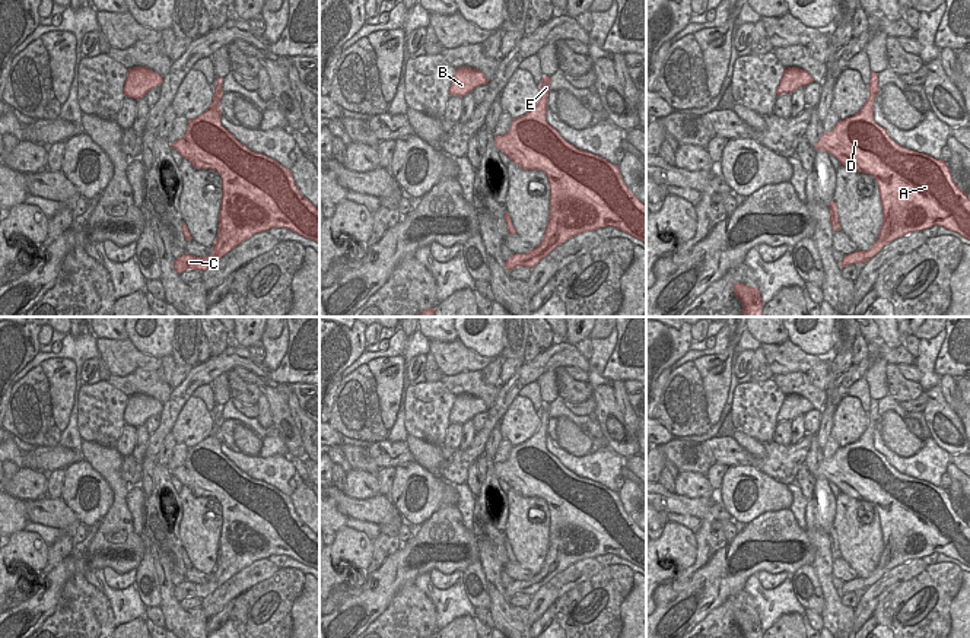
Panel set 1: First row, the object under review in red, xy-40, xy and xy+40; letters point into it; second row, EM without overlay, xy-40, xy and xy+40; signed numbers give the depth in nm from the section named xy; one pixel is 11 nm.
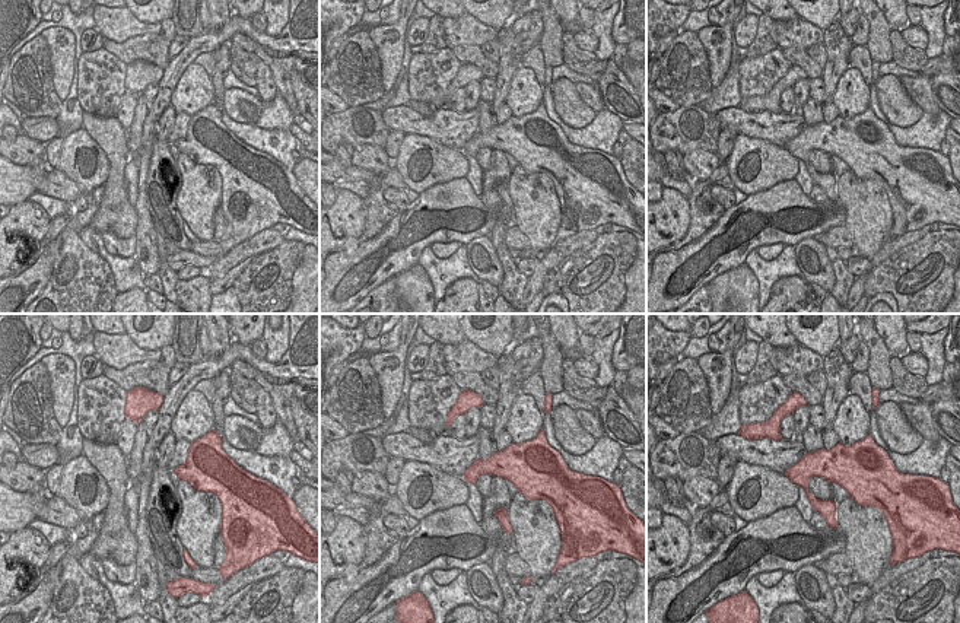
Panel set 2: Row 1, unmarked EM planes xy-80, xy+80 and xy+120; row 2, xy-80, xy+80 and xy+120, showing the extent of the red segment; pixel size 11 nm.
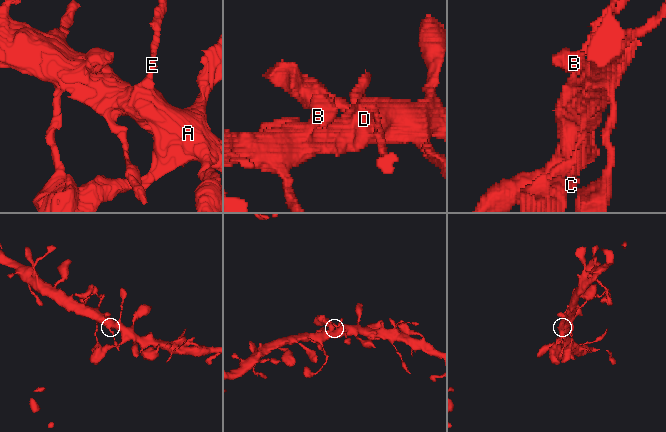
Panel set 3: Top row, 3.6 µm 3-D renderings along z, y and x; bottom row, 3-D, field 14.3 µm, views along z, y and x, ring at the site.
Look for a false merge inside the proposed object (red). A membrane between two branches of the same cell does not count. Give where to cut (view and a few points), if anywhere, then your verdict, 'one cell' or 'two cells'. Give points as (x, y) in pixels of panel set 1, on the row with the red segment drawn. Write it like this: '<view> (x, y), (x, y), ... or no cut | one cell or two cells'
no cut | one cell

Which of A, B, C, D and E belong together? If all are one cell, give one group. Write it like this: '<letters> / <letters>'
A B C D E

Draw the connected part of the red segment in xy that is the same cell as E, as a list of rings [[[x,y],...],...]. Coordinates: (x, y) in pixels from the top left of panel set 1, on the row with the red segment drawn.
[[[543,76],[541,96],[525,115],[512,120],[509,131],[494,136],[494,146],[525,171],[543,171],[550,182],[550,215],[541,244],[527,254],[513,254],[505,261],[506,272],[516,267],[534,269],[559,245],[583,232],[601,228],[616,228],[646,244],[646,204],[629,190],[618,165],[604,158],[581,150],[566,142],[547,120],[550,76]]]

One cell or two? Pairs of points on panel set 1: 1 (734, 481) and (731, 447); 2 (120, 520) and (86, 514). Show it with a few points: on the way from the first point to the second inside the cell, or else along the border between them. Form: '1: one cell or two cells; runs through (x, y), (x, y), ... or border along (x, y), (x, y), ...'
1: two cells; border along (730, 466), (754, 466), (766, 473)
2: two cells; border along (108, 483), (113, 492), (113, 504), (99, 520)

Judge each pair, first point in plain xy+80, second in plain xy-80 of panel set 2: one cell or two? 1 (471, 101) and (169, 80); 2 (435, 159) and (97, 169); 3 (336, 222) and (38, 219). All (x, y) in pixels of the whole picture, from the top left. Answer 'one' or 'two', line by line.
1: two
2: one
3: one

